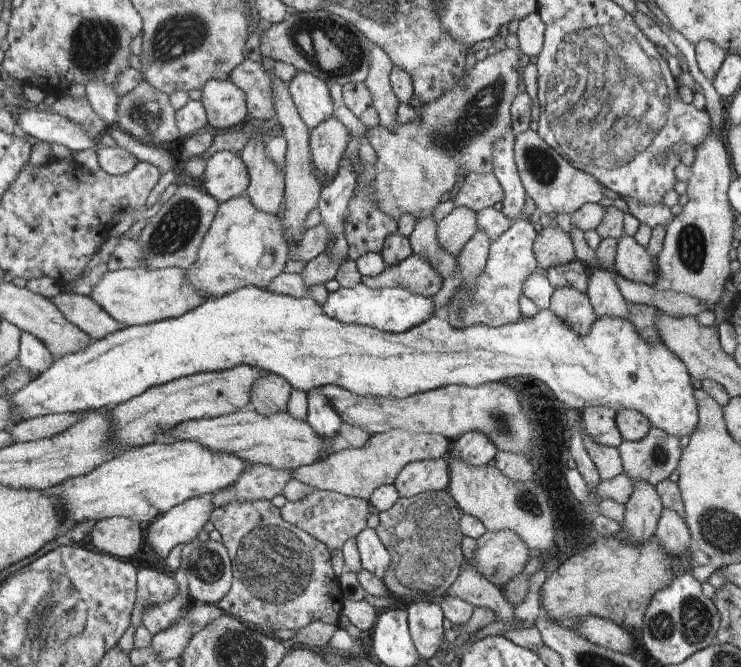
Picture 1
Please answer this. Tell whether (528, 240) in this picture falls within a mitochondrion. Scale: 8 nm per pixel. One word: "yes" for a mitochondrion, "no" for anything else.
no

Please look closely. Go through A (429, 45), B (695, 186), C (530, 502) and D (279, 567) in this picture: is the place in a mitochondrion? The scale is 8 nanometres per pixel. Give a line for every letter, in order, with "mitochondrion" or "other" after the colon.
A: other
B: other
C: mitochondrion
D: mitochondrion

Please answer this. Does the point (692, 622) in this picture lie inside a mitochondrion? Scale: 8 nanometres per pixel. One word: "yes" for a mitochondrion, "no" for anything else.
yes

